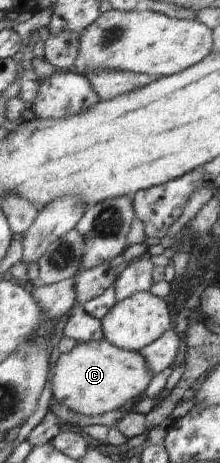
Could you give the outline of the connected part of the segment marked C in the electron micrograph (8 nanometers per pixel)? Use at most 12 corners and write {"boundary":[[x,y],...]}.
{"boundary":[[103,338],[59,355],[52,398],[97,416],[141,400],[140,352]]}

